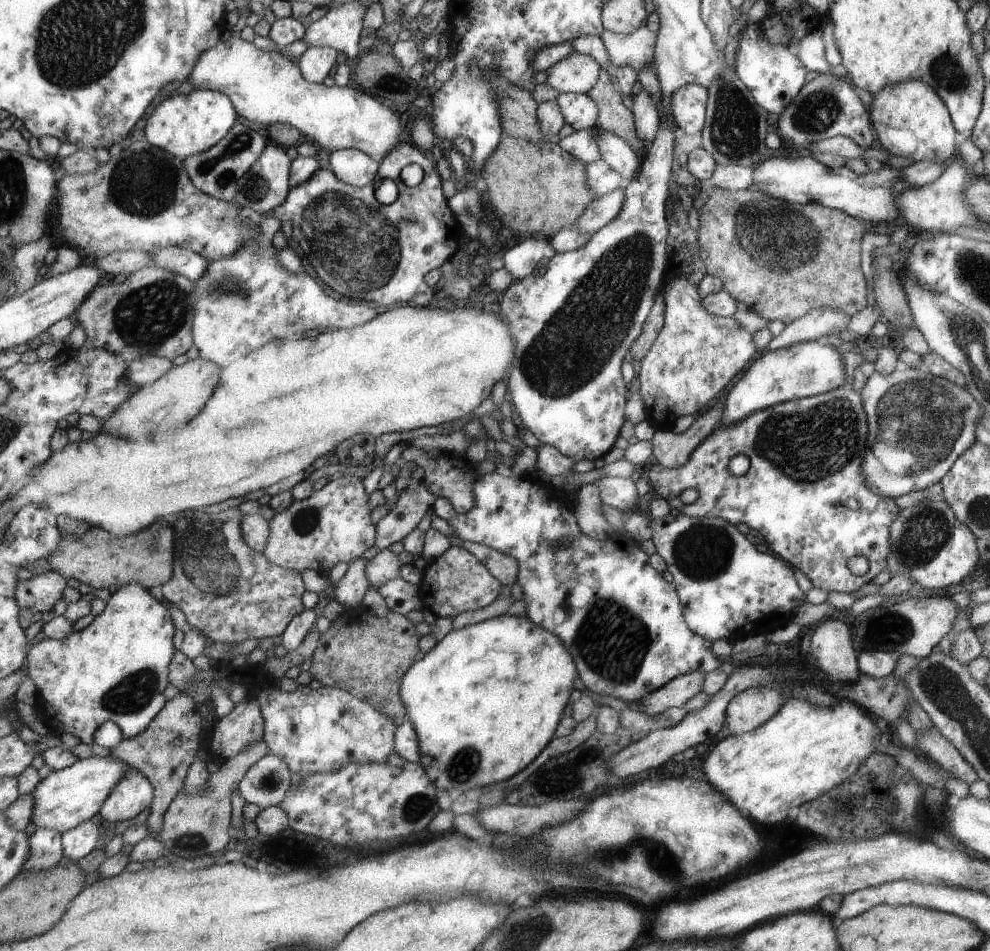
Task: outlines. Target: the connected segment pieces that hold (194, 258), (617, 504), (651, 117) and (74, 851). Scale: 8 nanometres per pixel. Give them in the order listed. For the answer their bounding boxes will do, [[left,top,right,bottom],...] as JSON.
[[154,246,208,282],[595,477,637,512],[630,88,660,146],[62,821,101,862]]

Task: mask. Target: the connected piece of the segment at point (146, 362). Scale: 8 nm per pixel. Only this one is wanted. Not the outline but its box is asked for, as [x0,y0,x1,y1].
[128,355,172,388]

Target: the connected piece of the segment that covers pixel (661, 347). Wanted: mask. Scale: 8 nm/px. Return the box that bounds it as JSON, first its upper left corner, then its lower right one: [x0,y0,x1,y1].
[639,275,755,431]

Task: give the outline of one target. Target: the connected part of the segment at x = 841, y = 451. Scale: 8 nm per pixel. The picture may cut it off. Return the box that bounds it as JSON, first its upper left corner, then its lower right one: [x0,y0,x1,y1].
[646,386,900,593]

